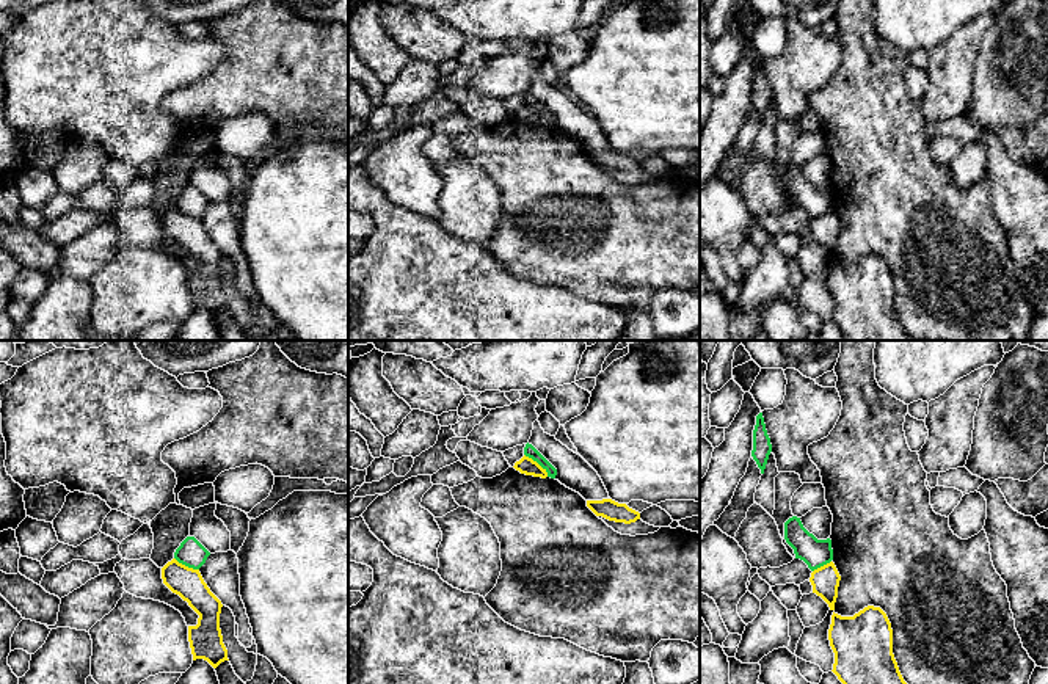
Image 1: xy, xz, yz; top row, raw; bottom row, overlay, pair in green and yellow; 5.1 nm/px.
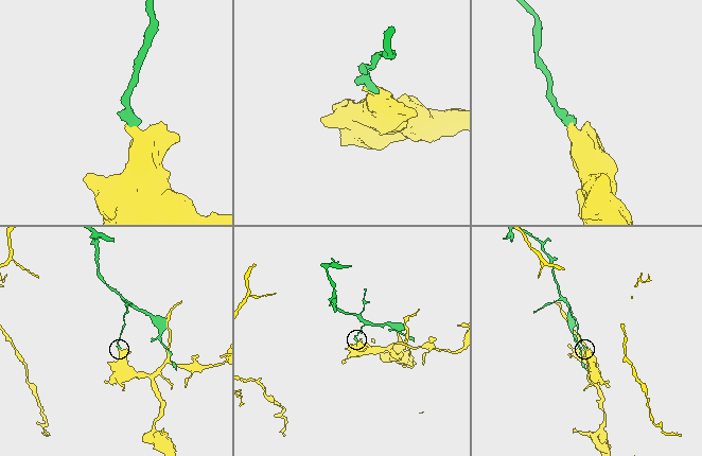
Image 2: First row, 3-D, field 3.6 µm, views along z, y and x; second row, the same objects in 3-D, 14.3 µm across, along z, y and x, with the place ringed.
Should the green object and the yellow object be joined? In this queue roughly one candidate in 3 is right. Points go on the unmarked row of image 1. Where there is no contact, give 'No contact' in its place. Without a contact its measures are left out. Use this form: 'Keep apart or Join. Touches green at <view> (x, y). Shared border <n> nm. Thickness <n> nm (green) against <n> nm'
Keep apart. Touches green at xz (537, 110). Shared border 170 nm. Thickness 60 nm (green) against 90 nm

